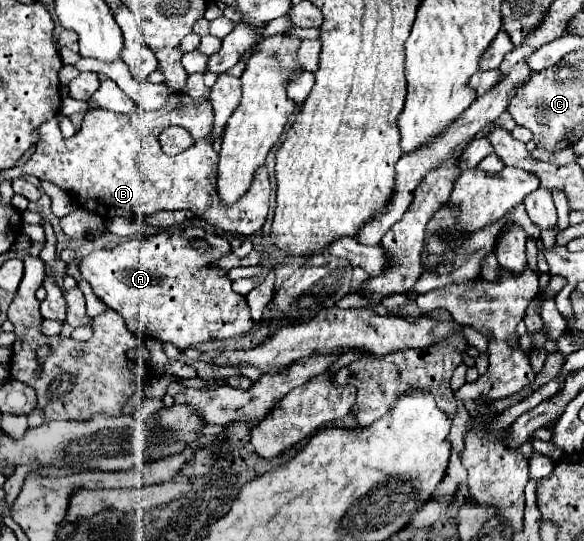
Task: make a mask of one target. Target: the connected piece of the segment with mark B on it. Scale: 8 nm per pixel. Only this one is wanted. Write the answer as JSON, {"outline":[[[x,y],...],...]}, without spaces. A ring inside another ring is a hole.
{"outline":[[[180,92],[173,93],[168,103],[177,104],[165,105],[159,111],[145,111],[137,107],[133,115],[89,109],[81,129],[69,139],[61,137],[59,116],[56,115],[49,123],[41,125],[39,141],[35,145],[37,149],[27,165],[21,167],[23,175],[35,175],[41,181],[55,183],[83,209],[105,219],[141,219],[161,209],[187,209],[193,217],[211,223],[225,237],[247,239],[255,235],[263,227],[269,211],[271,187],[267,169],[261,167],[251,189],[233,207],[225,209],[215,191],[215,169],[219,155],[215,153],[213,145],[207,143],[213,127],[211,103],[207,99],[199,101]],[[172,125],[185,127],[197,143],[193,143],[185,153],[169,157],[159,145],[159,135]]]}

